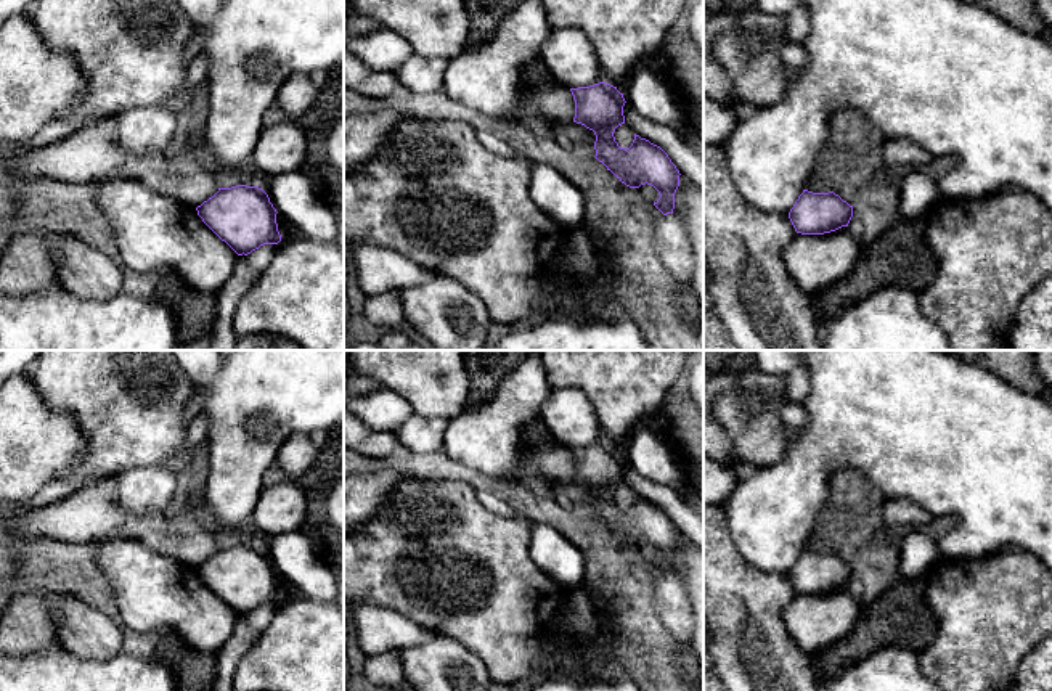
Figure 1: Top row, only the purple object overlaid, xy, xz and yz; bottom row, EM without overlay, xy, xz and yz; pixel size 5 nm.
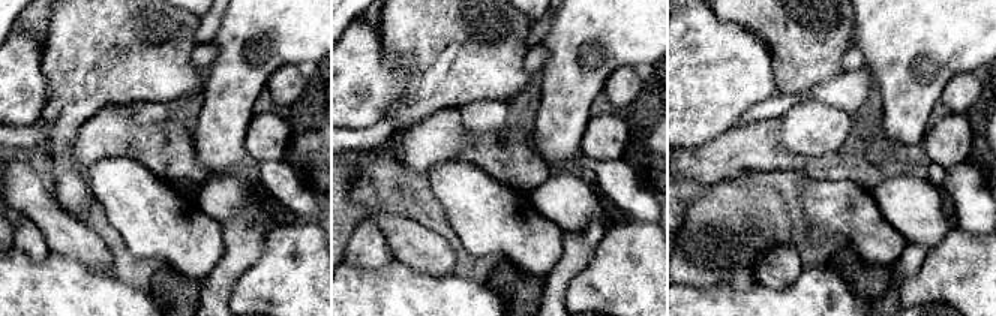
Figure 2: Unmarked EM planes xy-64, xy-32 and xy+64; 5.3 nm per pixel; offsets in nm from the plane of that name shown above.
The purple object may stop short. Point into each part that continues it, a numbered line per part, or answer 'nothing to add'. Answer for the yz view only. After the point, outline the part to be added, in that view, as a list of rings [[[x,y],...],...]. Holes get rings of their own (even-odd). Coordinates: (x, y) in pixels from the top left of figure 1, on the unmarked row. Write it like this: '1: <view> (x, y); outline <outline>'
nothing to add

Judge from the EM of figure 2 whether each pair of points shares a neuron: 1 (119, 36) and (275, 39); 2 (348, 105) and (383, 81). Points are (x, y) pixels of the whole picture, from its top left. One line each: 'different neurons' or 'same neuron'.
1: different neurons
2: same neuron

